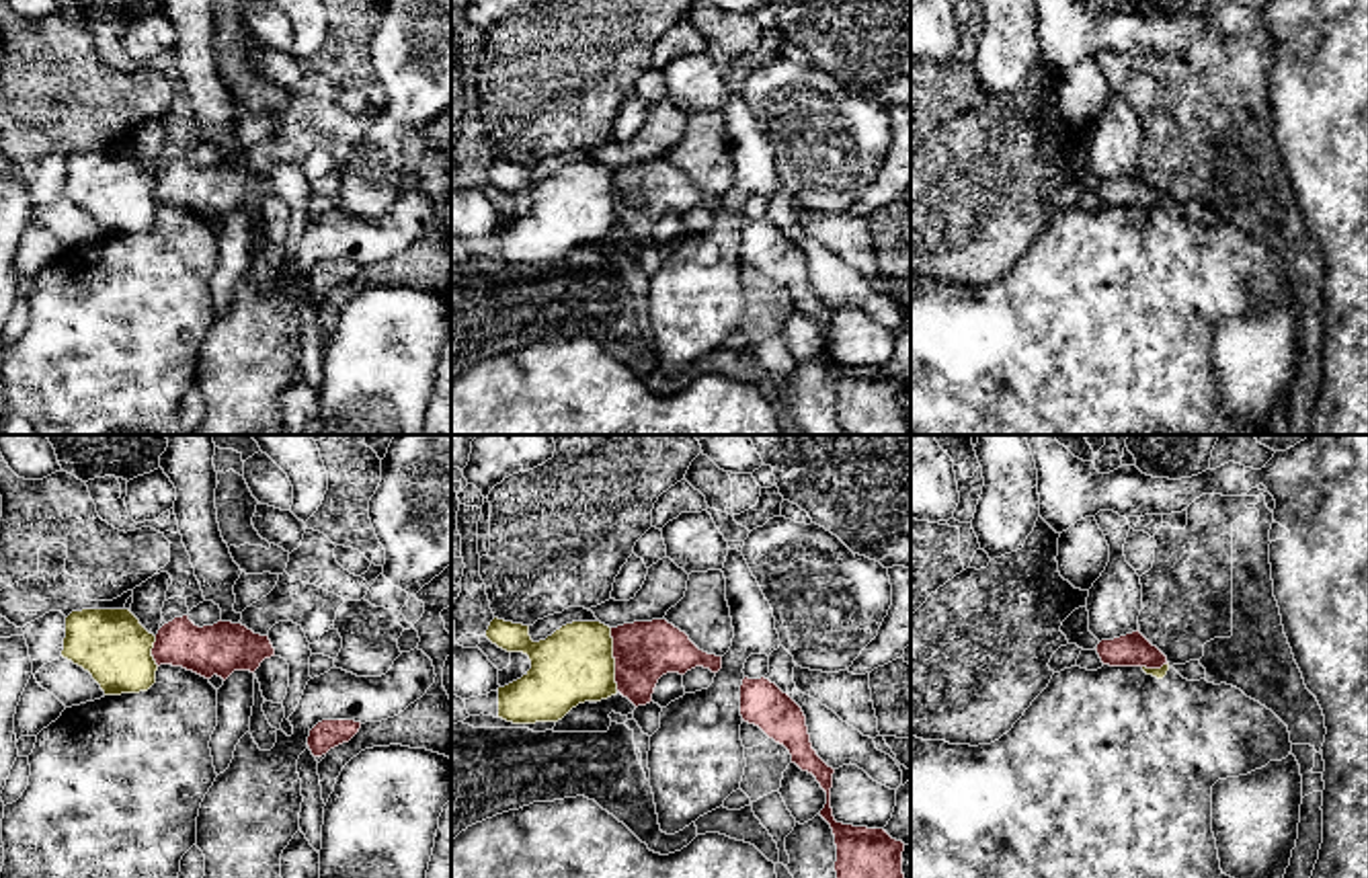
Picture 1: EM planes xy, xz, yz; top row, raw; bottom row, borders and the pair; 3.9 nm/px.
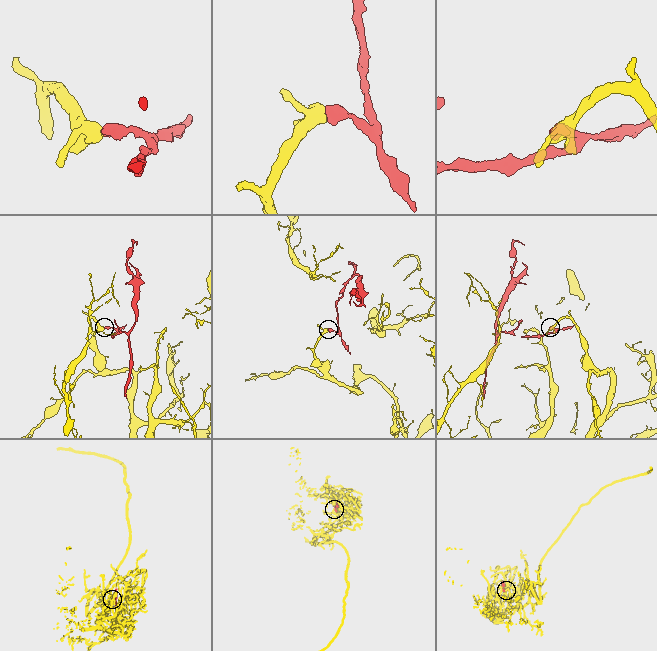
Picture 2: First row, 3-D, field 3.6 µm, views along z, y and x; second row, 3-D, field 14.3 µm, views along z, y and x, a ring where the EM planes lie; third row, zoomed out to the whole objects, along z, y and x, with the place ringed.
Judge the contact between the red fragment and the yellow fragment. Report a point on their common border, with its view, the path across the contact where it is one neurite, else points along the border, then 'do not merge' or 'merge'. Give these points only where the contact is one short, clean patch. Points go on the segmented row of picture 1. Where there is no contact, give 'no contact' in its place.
xz (614, 657) | along xz (610, 628), (618, 690) | do not merge

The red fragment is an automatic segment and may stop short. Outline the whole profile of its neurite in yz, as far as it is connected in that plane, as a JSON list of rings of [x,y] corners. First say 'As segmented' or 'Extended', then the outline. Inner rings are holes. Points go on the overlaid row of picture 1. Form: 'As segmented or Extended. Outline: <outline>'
As segmented. Outline: [[[1138,630],[1114,640],[1101,640],[1095,650],[1101,663],[1110,667],[1161,669],[1163,665],[1167,665],[1167,656]]]

